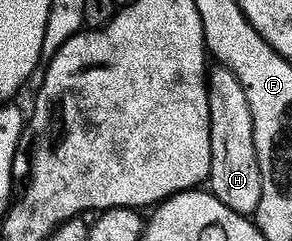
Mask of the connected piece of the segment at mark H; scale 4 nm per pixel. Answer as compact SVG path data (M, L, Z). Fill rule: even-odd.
M221 65L215 68L208 75L208 105L212 125L212 173L208 180L208 191L238 215L254 217L257 216L260 197L264 193L264 177L260 173L254 140L252 109L248 105L246 87L240 85L236 73Z

